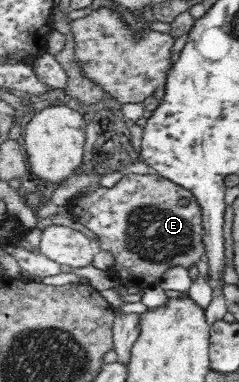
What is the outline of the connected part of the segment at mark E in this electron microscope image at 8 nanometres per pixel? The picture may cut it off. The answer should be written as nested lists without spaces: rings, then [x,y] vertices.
[[[124,173],[124,177],[118,181],[113,187],[97,186],[96,189],[89,192],[80,192],[79,194],[71,197],[71,199],[66,204],[67,212],[74,222],[82,224],[86,229],[89,229],[94,233],[93,243],[96,251],[106,251],[112,255],[112,265],[107,270],[110,277],[118,283],[120,286],[138,286],[139,288],[148,287],[149,285],[157,284],[160,281],[162,274],[174,265],[182,265],[188,267],[192,263],[196,263],[202,254],[204,253],[204,246],[202,241],[202,236],[204,232],[204,227],[202,226],[202,211],[199,208],[198,202],[192,195],[191,191],[184,189],[182,186],[170,181],[156,173],[150,173],[148,175],[139,174],[128,174]]]

